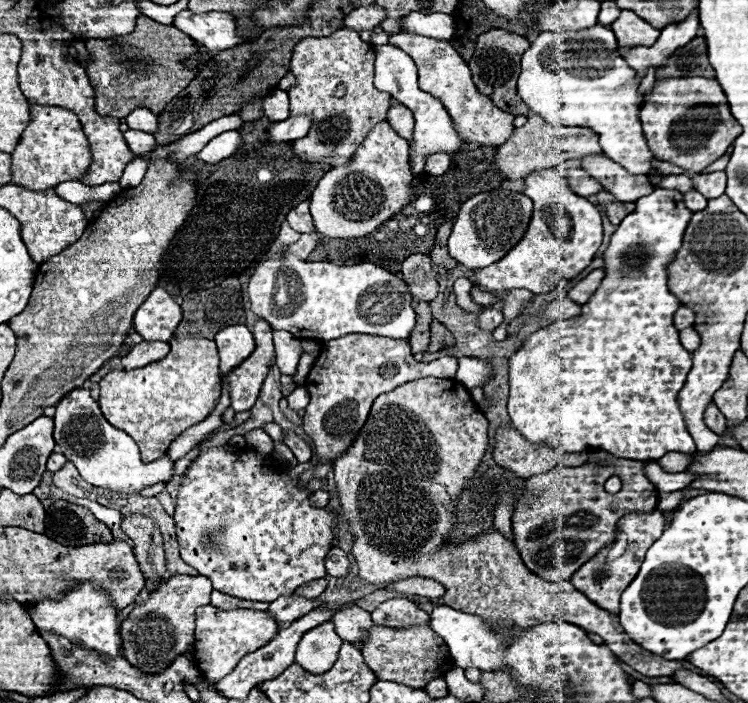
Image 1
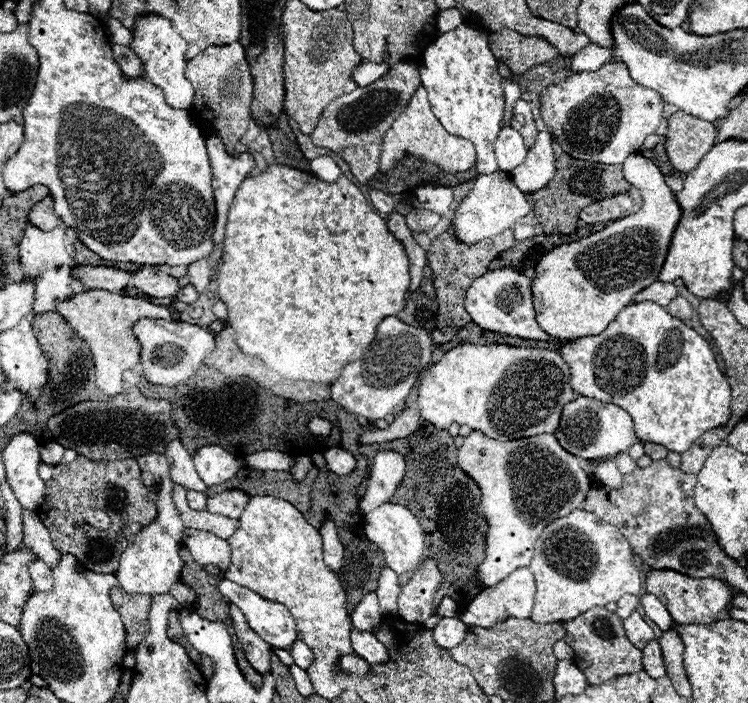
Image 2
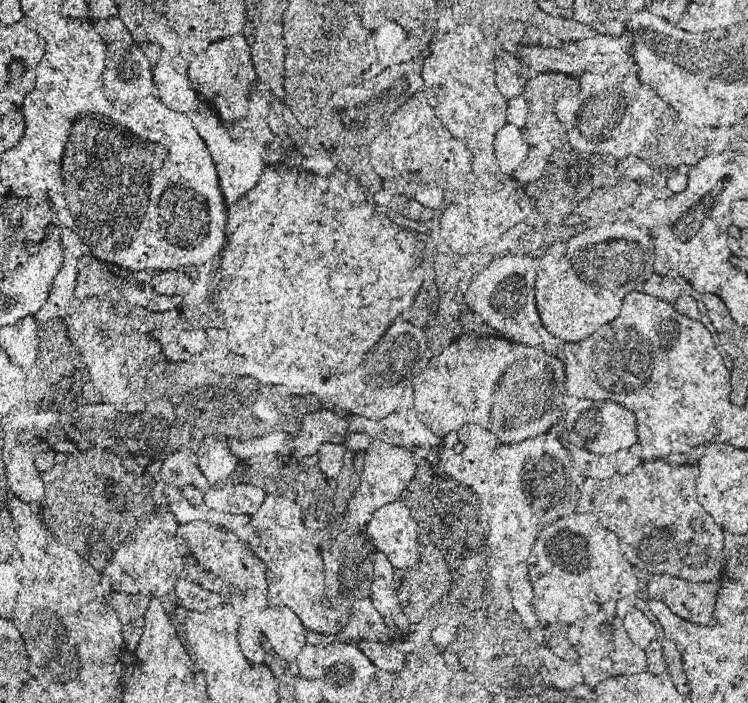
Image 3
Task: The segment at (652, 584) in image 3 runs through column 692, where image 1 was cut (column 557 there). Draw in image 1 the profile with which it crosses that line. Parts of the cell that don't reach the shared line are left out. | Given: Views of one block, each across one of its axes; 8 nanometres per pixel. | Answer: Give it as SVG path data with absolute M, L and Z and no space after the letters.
M420 378L402 384L400 388L374 400L370 416L360 428L356 442L352 442L342 458L336 458L334 462L336 496L340 498L340 510L348 516L350 532L354 534L354 558L358 562L360 578L372 584L396 582L416 576L432 578L448 588L444 594L444 604L462 612L478 614L486 620L500 620L520 630L542 622L572 622L586 632L598 634L622 662L630 664L644 676L670 676L672 672L680 670L680 662L648 654L642 646L632 642L618 624L618 616L600 610L570 582L546 582L532 574L524 566L516 546L504 540L496 530L480 534L474 542L464 540L450 544L444 550L434 550L442 546L446 530L452 528L456 500L468 480L476 476L476 468L480 466L480 460L489 447L488 420L460 382Z

